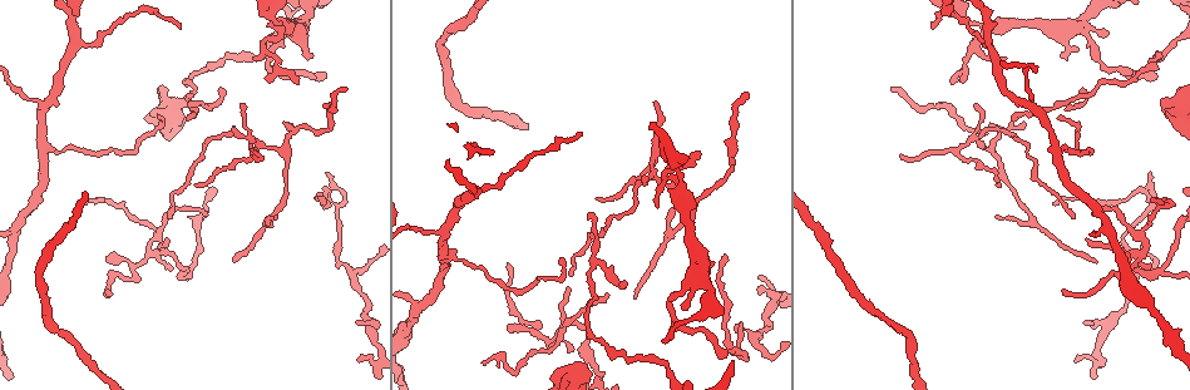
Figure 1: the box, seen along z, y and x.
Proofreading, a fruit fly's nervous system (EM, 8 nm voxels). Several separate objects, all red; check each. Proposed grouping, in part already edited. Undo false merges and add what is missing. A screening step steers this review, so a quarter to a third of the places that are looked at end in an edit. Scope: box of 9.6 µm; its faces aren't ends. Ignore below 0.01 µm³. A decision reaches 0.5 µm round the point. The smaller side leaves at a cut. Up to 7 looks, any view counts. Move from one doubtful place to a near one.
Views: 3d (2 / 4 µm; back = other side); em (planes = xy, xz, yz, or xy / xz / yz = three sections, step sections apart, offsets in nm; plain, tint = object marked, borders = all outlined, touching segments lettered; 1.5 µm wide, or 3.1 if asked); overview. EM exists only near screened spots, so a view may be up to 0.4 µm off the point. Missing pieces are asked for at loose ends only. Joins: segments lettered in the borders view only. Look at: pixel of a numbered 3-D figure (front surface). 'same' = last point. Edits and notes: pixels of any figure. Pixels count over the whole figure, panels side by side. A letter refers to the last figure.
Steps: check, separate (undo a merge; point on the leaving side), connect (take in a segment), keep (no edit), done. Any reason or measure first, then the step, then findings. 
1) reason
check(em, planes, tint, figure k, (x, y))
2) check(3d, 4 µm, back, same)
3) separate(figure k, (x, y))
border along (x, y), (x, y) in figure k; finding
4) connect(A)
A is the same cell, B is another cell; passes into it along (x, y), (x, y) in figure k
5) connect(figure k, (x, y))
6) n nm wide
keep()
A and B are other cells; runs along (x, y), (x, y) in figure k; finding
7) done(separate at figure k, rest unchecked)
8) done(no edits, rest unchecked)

tapers out
check(em, planes, borders, figure 1, (357, 360))

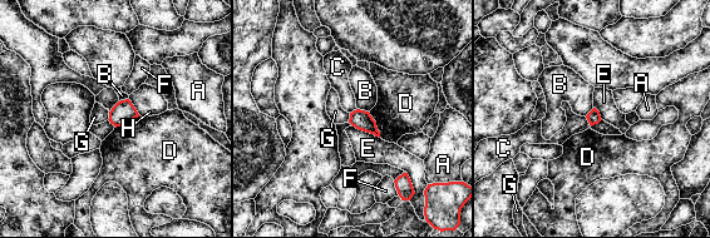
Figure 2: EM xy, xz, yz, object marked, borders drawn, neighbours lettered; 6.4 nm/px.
keep()
A, B, C, D, E, F, G and H are other cells; border along (109, 112), (107, 119) in figure 2; none of them fits

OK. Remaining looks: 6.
an open end
check(3d, 2 µm, figure 1, (255, 155))

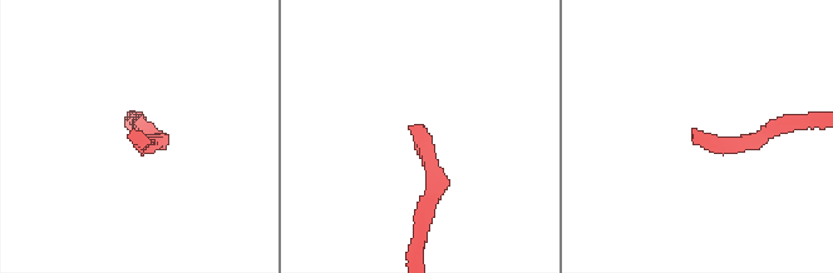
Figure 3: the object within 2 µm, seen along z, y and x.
check(em, xz, step 8, borders, figure 3, (132, 133))

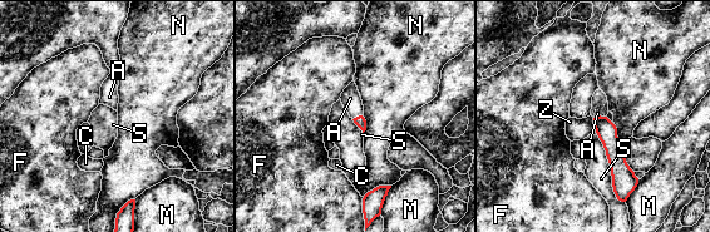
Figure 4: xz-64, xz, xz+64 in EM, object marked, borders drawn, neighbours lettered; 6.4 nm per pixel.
cut it another way
check(em, planes, borders, same)

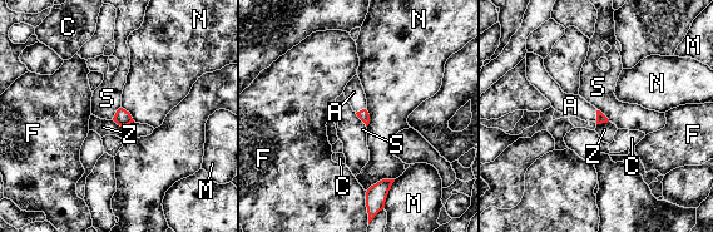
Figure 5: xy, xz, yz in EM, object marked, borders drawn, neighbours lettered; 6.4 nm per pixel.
connect(A)
A is the same cell, C, F, M, N, S and Z are other cells; passes into it along (600, 118), (597, 116), (570, 105) in figure 5; the neuron continues

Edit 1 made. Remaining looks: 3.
sharp bend
check(3d, 2 µm, figure 1, (740, 358))

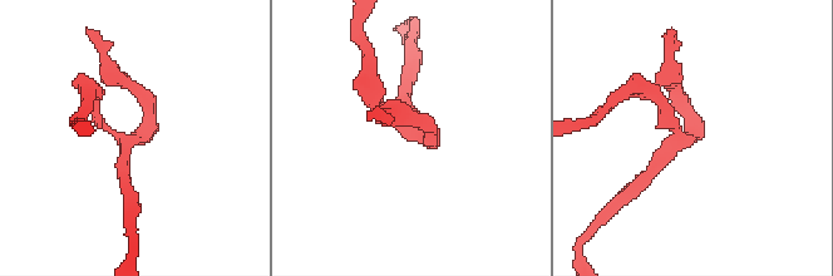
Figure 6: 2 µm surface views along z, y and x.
check(em, yz, step 4, tint, figure 6, (677, 139))

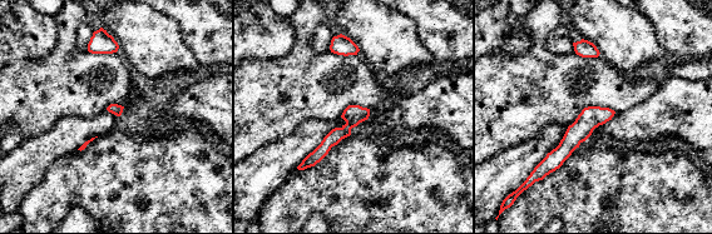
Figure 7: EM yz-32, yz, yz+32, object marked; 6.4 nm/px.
cut it another way
check(em, planes, borders, same)

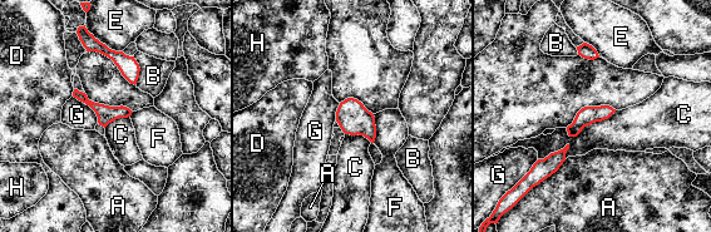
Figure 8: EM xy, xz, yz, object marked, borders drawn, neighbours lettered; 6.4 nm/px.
keep()
A, B, C, D, E, F, G and H are other cells; border along (616, 110), (576, 136), (567, 134) in figure 8; continuous, no second neuron

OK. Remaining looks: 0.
done(connect at figure 5, rest unchecked)

